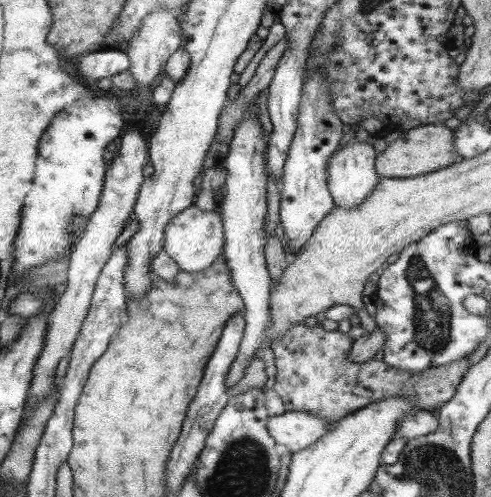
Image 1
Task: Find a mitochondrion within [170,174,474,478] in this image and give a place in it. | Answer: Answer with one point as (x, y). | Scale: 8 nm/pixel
(431, 318)

